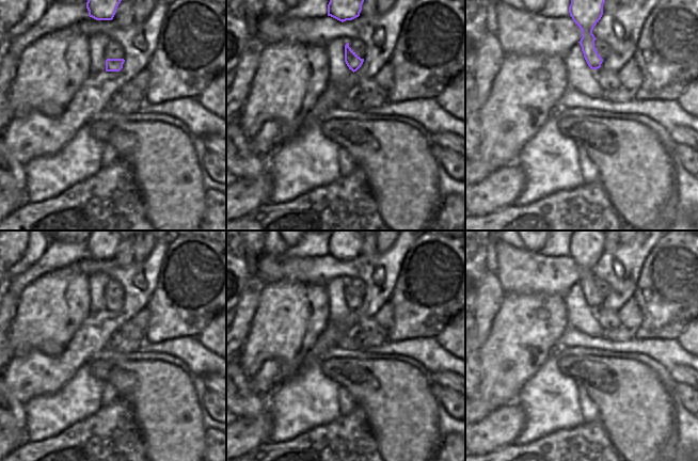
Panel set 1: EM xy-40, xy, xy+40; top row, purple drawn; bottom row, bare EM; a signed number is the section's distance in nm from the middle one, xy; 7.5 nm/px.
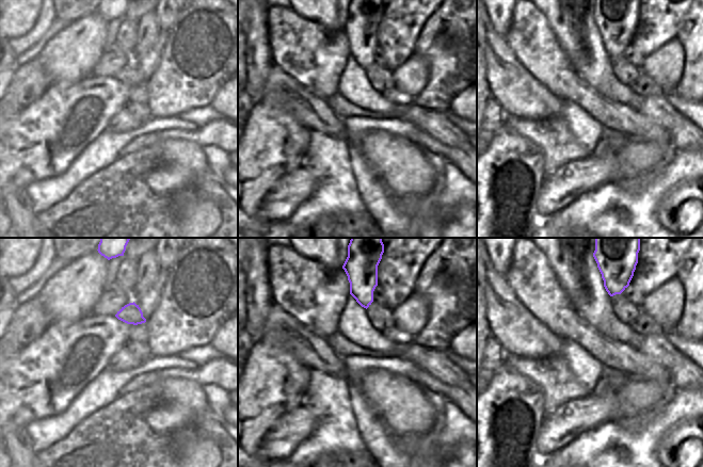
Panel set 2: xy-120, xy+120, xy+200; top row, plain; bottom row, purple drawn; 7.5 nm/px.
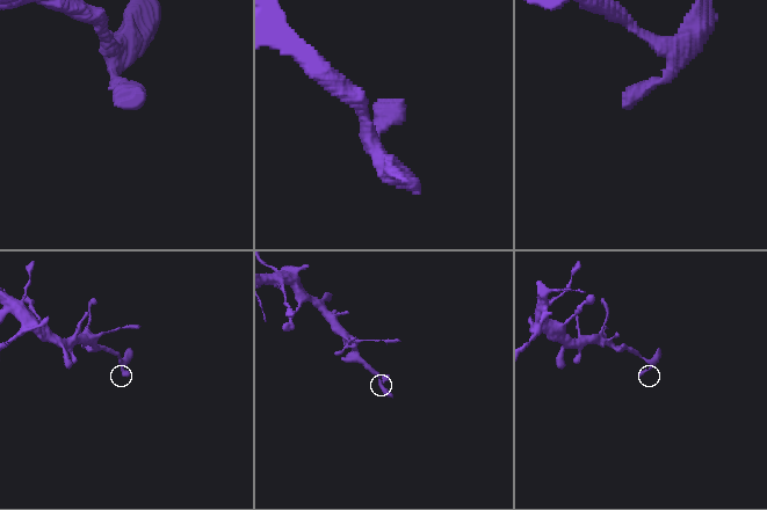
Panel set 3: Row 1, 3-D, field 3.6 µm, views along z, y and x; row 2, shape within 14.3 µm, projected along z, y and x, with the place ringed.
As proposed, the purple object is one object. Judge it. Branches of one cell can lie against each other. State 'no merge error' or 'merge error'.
no merge error

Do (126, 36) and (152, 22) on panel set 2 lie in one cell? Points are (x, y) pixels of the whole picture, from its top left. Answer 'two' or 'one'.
two

